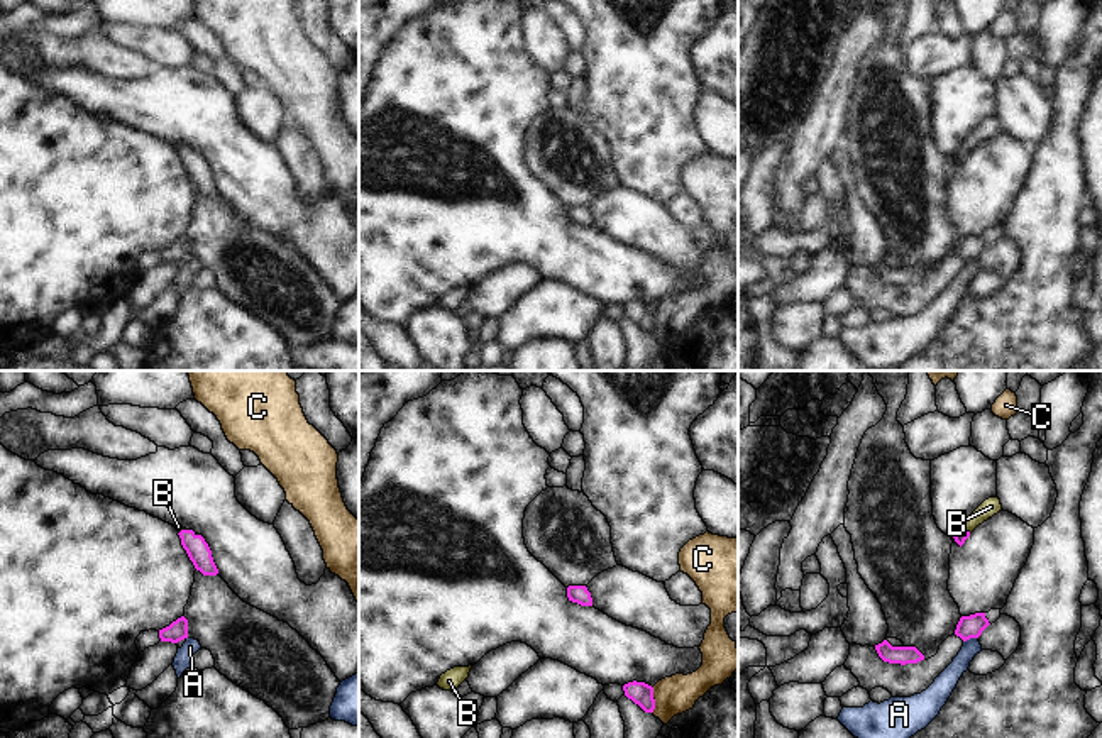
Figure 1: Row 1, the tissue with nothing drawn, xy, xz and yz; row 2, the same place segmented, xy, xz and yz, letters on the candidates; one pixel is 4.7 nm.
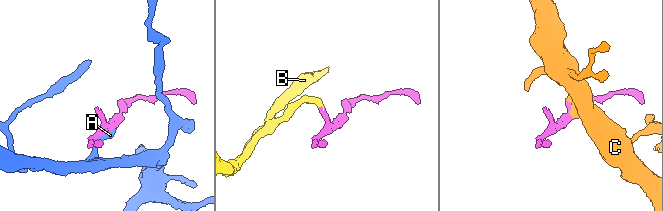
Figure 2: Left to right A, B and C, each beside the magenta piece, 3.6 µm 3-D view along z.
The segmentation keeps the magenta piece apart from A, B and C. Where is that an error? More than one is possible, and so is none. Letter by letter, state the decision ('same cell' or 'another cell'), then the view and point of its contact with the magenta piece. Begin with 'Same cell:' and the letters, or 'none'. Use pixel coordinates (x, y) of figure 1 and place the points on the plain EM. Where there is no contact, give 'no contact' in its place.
Same cell: B
A: another cell; contact yz (970, 258)
B: same cell; contact yz (967, 153)
C: another cell; contact xz (654, 320)

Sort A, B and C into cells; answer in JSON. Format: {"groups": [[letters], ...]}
{"groups": [["A"], ["B"], ["C"]]}

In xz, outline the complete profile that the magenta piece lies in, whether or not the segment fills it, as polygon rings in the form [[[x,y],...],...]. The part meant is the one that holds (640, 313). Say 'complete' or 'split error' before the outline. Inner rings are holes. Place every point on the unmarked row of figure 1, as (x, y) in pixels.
complete | [[[628,303],[623,306],[625,317],[638,325],[645,333],[653,333],[653,308],[645,303]]]

